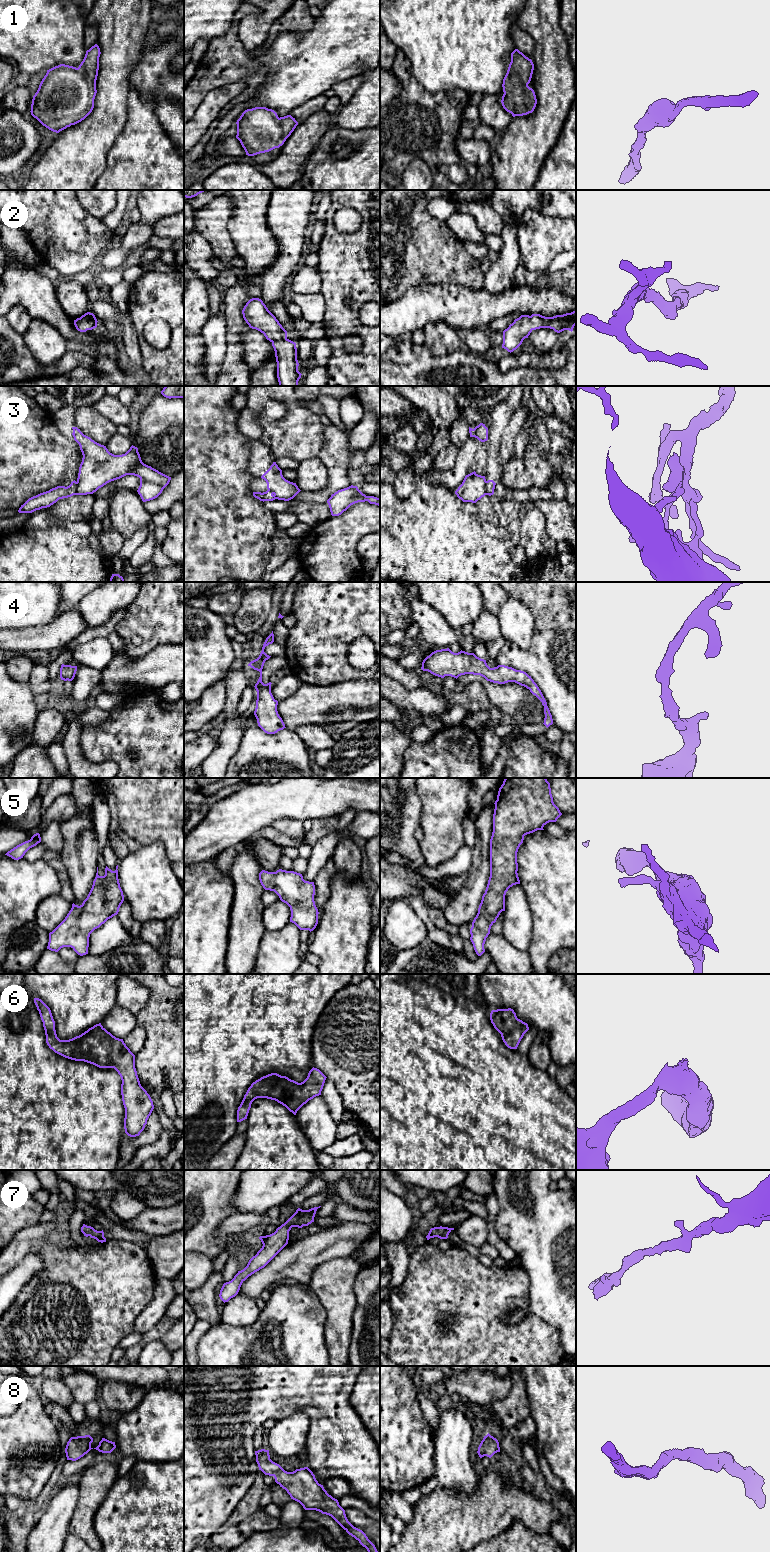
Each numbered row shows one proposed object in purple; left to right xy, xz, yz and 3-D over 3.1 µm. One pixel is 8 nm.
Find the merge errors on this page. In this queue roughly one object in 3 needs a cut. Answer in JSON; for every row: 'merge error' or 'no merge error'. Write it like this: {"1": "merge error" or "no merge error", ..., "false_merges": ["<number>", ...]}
{"1": "no merge error", "2": "no merge error", "3": "merge error", "4": "no merge error", "5": "no merge error", "6": "no merge error", "7": "no merge error", "8": "no merge error", "false_merges": ["3"]}

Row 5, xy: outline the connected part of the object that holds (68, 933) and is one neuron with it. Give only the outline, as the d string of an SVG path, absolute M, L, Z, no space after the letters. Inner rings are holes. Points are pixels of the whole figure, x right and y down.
M118 865L116 866L115 871L112 871L106 866L105 875L99 876L97 867L96 877L87 898L80 906L73 903L72 908L65 919L49 933L47 949L58 952L63 947L71 947L80 956L88 954L90 934L108 919L117 915L119 908L124 901L117 869Z

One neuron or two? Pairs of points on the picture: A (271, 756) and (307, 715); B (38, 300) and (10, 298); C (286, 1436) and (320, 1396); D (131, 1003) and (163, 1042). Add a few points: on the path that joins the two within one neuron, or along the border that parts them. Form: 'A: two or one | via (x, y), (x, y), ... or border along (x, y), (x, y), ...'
A: two | border along (286, 727), (294, 731)
B: one | via (31, 296), (17, 296)
C: two | border along (300, 1410), (278, 1420)
D: two | border along (149, 991), (149, 999), (135, 1015)

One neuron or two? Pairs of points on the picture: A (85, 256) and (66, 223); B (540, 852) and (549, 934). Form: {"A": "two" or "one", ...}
{"A": "one", "B": "one"}

